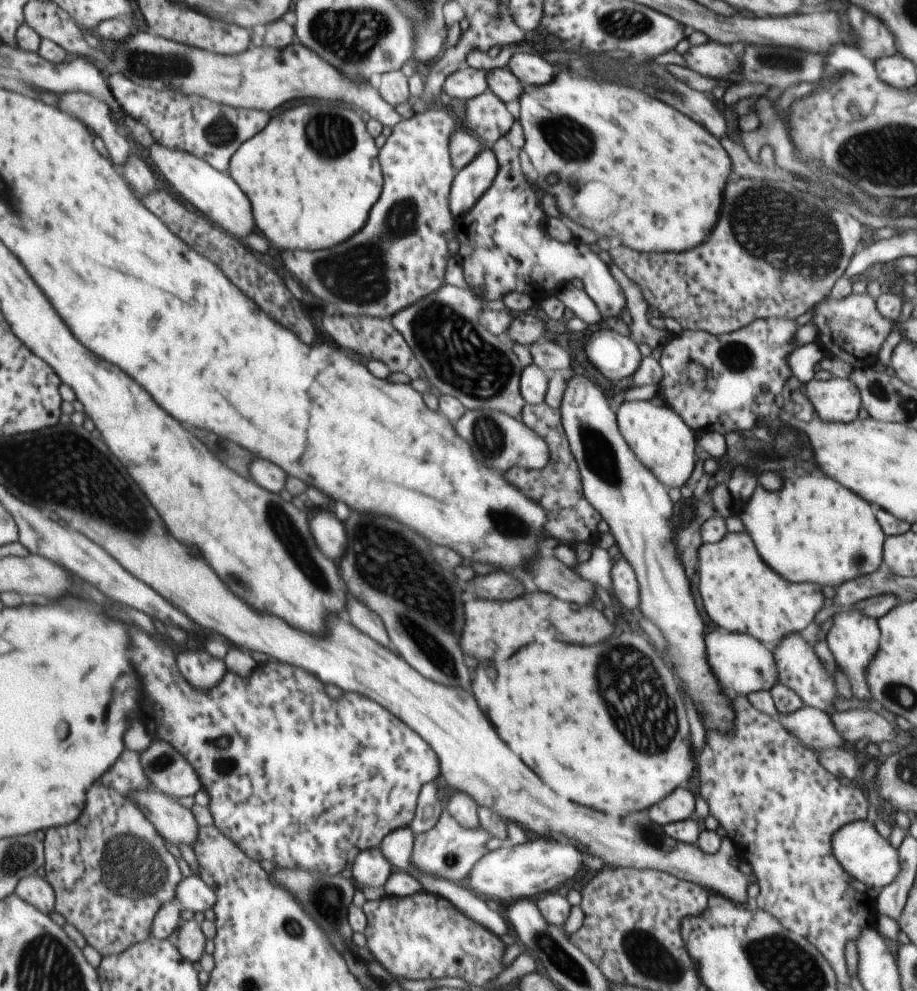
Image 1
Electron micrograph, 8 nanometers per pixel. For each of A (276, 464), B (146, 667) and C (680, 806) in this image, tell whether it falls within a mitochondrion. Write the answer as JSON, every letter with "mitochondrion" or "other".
{"A":"other","B":"other","C":"other"}

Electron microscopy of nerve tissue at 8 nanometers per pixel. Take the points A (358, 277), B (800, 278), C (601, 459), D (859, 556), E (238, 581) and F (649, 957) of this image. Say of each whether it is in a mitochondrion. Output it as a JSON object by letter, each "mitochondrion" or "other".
{"A":"mitochondrion","B":"mitochondrion","C":"mitochondrion","D":"mitochondrion","E":"mitochondrion","F":"mitochondrion"}

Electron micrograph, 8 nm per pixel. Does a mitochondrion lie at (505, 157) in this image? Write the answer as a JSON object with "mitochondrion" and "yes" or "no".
{"mitochondrion":"no"}

